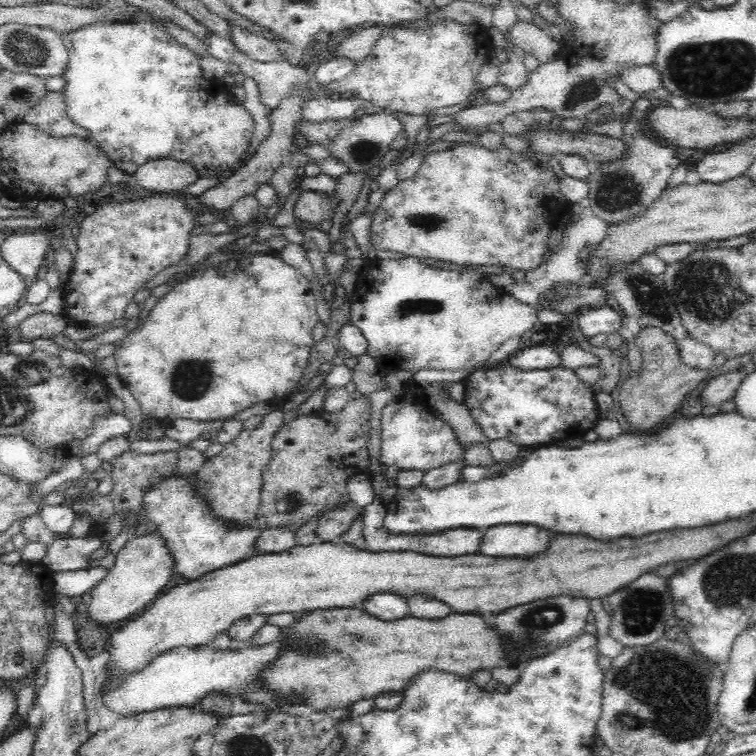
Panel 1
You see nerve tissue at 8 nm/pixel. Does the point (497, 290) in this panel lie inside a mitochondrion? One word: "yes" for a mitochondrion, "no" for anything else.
no

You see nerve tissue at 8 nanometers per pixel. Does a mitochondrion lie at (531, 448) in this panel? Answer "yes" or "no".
no

